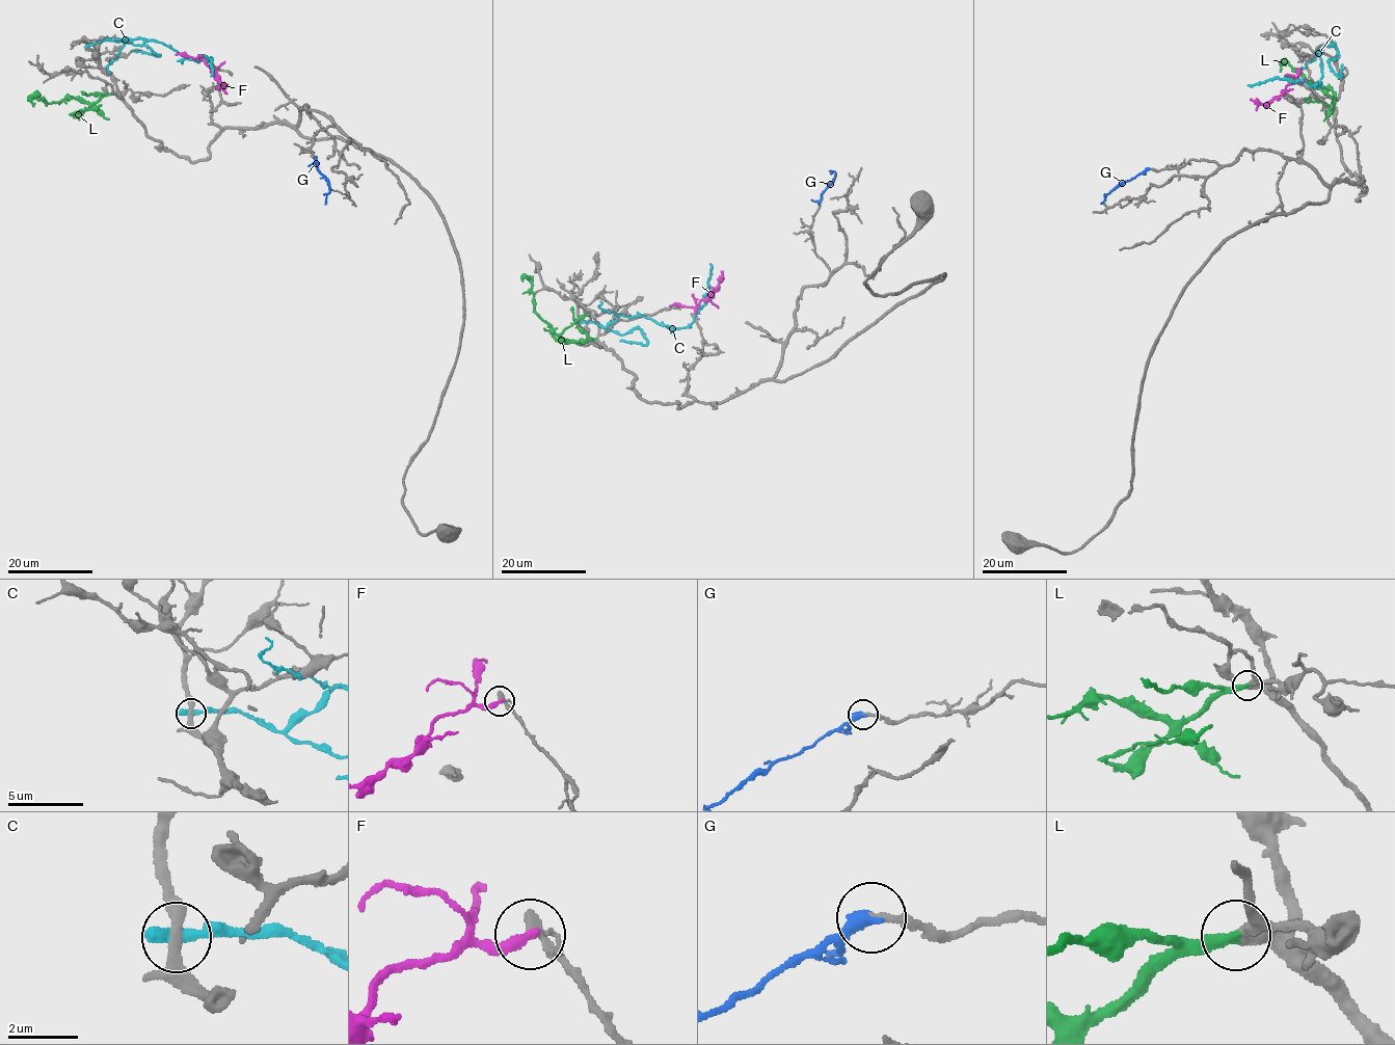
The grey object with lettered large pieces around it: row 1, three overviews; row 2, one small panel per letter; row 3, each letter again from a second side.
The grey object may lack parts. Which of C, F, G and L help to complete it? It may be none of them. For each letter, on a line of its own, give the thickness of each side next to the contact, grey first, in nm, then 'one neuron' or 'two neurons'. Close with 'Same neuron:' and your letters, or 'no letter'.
C: 280 nm thick on the grey side, 480 nm on the other; two neurons
F: 400 nm thick on the grey side, 280 nm on the other; two neurons
G: 200 nm thick on the grey side, 280 nm on the other; one neuron
L: 400 nm thick on the grey side, 320 nm on the other; one neuron
Same neuron: G, L

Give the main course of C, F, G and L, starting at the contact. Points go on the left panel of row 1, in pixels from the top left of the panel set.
C: (88, 45), (126, 37), (160, 42), (186, 58), (210, 57), (211, 76)
F: (202, 56), (223, 85)
G: (316, 158), (319, 171), (329, 185), (325, 204)
L: (110, 94), (92, 103), (71, 97), (47, 104), (37, 94), (31, 100), (33, 107)

